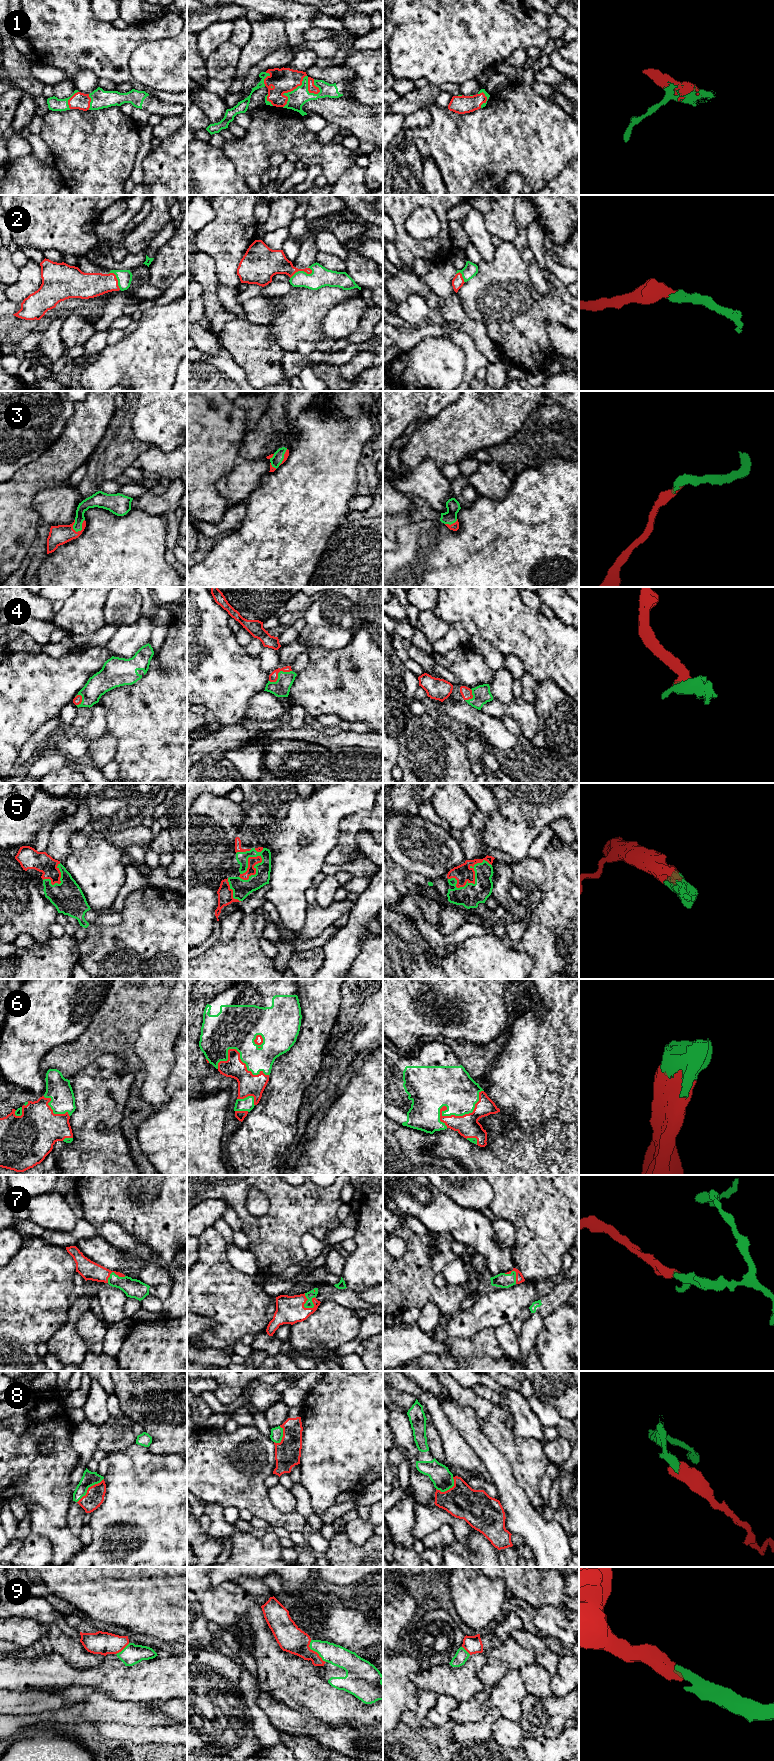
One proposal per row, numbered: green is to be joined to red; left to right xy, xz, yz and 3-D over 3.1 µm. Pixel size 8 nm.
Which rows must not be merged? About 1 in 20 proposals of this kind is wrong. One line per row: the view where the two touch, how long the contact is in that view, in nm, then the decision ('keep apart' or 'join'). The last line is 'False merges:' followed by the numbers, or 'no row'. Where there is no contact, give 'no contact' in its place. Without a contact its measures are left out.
1: xz | 340 nm | join
2: xz | 200 nm | join
3: xy | 130 nm | join
4: xz | 200 nm | join
5: yz | 380 nm | join
6: yz | 440 nm | join
7: xz | 140 nm | join
8: xy | 300 nm | join
9: xz | 220 nm | join
False merges: no row

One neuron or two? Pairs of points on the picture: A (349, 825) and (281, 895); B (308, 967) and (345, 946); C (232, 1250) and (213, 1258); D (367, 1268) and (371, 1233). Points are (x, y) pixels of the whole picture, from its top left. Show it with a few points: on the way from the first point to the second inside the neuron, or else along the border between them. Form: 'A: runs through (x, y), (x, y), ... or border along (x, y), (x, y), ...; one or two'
A: border along (355, 813), (346, 816), (341, 821), (339, 832); two
B: border along (323, 948), (323, 964), (319, 968); two
C: border along (227, 1243), (227, 1258), (240, 1272); two
D: runs through (371, 1259), (371, 1242); one

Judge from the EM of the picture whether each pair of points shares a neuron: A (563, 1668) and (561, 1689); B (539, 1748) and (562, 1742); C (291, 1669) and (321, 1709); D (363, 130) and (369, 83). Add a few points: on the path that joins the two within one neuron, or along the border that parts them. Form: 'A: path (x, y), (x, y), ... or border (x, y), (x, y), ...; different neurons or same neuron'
A: path (563, 1673), (563, 1682), (561, 1684); same neuron
B: path (545, 1748), (556, 1748); same neuron
C: path (300, 1679), (318, 1699); same neuron
D: border (347, 91), (355, 100), (372, 106); different neurons

